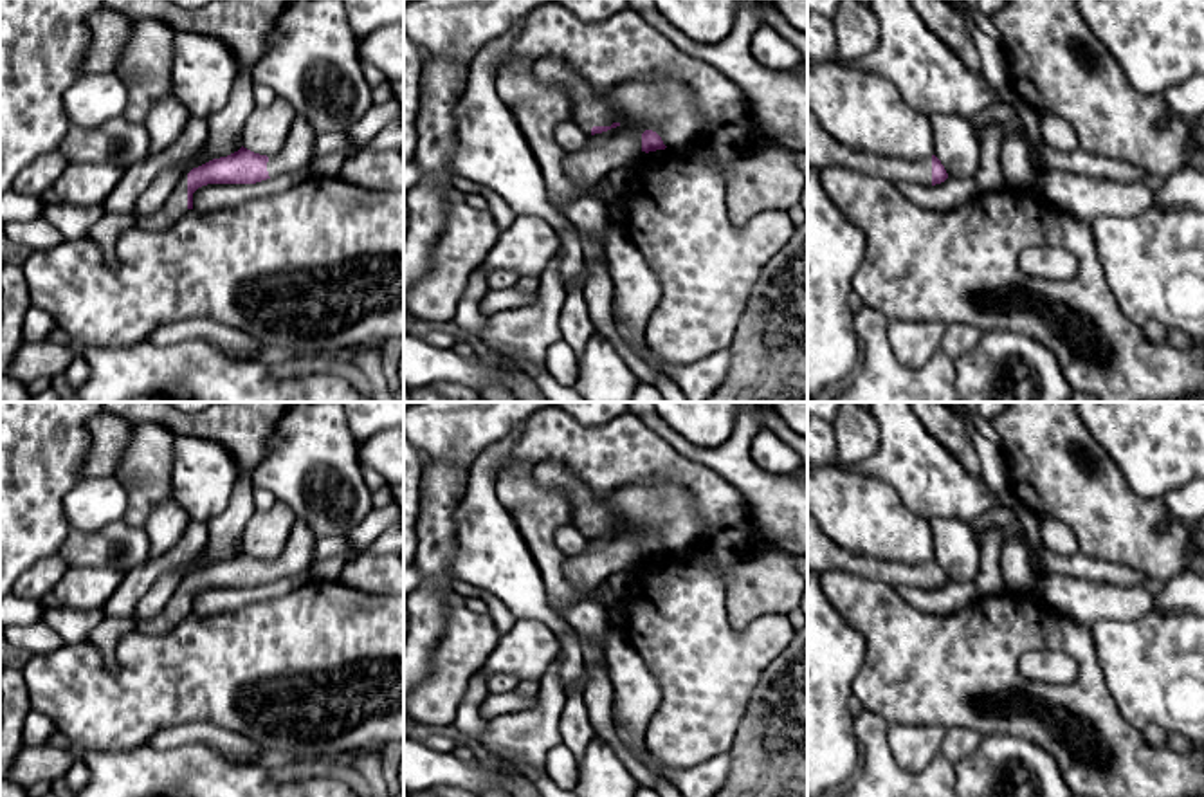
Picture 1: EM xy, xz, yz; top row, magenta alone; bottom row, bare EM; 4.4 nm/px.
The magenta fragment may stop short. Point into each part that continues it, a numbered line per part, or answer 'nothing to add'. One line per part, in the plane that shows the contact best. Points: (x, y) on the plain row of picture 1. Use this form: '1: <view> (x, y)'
1: xy (175, 610)

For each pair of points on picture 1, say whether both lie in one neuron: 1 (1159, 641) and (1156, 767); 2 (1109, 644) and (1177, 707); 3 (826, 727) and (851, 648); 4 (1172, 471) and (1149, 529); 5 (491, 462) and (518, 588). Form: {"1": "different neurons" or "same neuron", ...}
{"1": "different neurons", "2": "same neuron", "3": "same neuron", "4": "different neurons", "5": "same neuron"}

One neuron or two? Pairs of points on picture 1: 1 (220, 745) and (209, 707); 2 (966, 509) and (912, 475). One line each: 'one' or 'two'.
1: two
2: one

